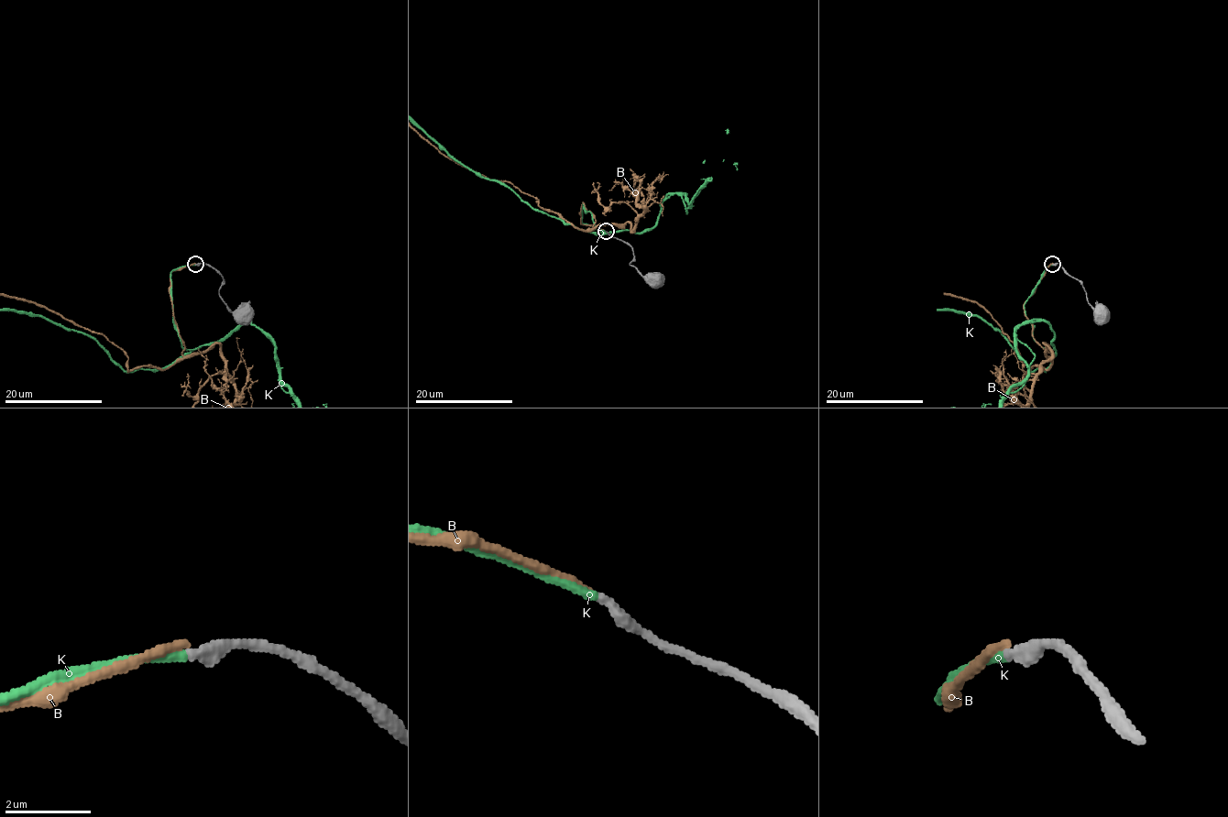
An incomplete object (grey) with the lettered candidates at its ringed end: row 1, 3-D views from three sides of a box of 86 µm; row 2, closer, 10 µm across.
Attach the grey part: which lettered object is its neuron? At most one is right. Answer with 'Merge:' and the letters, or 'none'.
Merge: K

